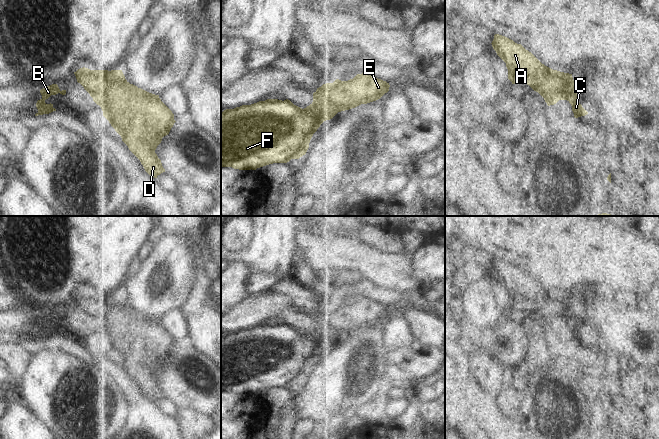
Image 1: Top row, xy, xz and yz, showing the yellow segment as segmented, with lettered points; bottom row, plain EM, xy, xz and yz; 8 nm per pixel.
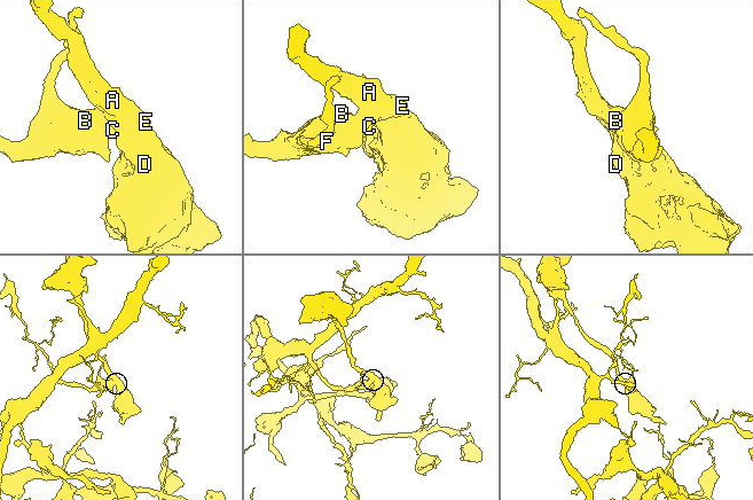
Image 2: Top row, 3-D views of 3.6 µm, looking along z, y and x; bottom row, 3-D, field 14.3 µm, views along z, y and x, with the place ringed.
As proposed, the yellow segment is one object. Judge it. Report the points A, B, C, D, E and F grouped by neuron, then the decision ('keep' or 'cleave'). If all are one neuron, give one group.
groups A D E / B C F; cleave

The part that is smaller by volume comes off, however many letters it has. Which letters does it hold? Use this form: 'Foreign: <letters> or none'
Foreign: A, D, E

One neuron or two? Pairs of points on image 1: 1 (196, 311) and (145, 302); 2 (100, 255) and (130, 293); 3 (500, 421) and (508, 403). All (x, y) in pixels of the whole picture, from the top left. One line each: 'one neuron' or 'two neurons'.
1: two neurons
2: two neurons
3: two neurons

